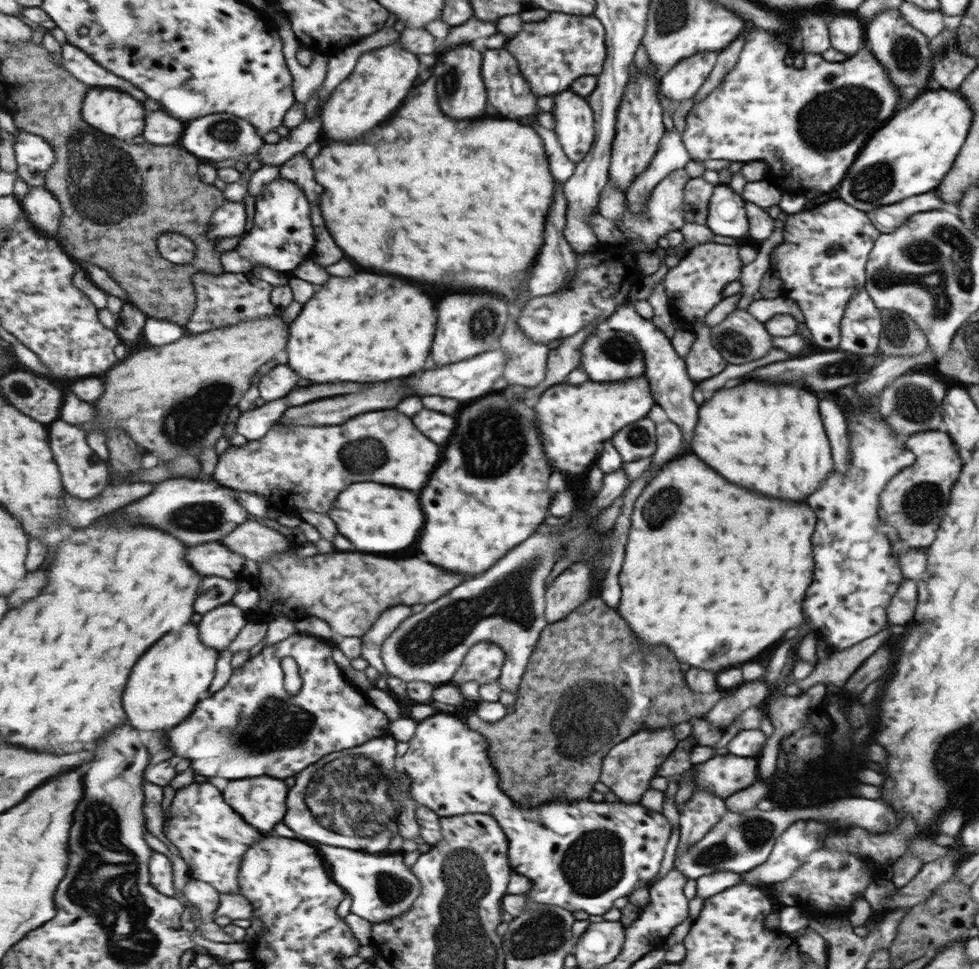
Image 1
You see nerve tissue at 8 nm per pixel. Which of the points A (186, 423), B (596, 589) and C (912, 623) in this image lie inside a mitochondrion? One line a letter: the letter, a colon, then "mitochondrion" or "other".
A: mitochondrion
B: other
C: other

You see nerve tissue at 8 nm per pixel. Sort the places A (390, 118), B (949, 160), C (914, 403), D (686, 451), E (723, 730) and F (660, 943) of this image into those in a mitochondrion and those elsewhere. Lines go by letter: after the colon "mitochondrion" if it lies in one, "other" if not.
A: other
B: other
C: mitochondrion
D: other
E: other
F: other

